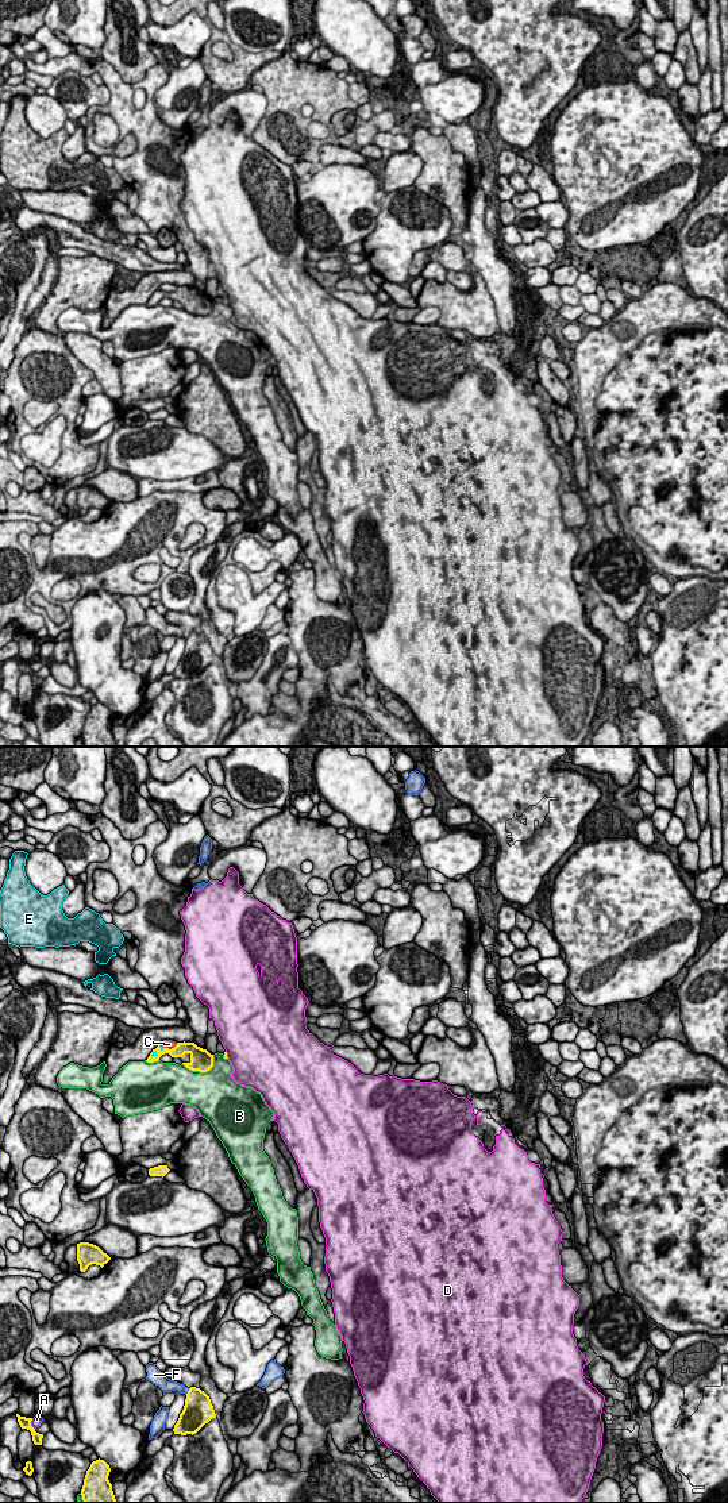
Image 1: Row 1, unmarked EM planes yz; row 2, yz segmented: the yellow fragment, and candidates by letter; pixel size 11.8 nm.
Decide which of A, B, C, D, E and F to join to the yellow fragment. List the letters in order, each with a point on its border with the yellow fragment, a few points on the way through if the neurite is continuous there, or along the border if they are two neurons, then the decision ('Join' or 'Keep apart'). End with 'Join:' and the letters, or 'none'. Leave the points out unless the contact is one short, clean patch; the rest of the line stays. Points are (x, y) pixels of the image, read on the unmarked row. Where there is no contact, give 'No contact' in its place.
A: Touches yellow at yz (30, 667). Keep apart
B: Touches yellow at yz (203, 315). Keep apart
C: Touches yellow at yz (172, 292). Keep apart
D: Touches yellow at yz (226, 299). Keep apart
E: Touches yellow at yz (154, 300). Path across: yz (174, 296), (160, 295), (154, 300), (154, 297). Join
F: Touches yellow at yz (188, 635). Keep apart
Join: E

